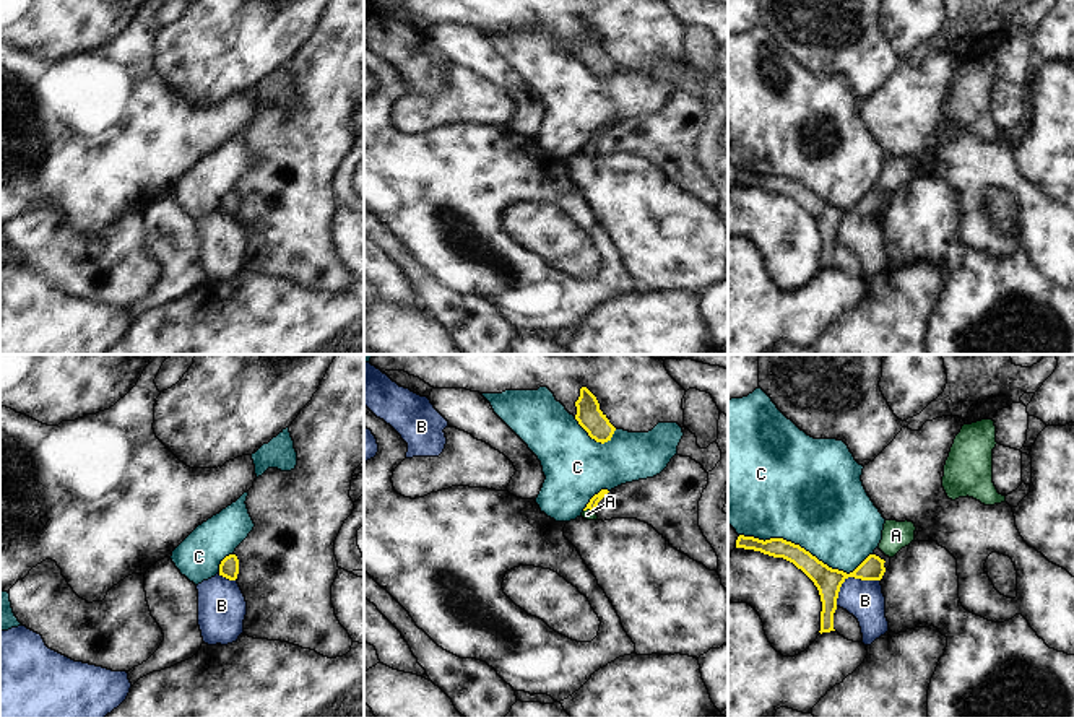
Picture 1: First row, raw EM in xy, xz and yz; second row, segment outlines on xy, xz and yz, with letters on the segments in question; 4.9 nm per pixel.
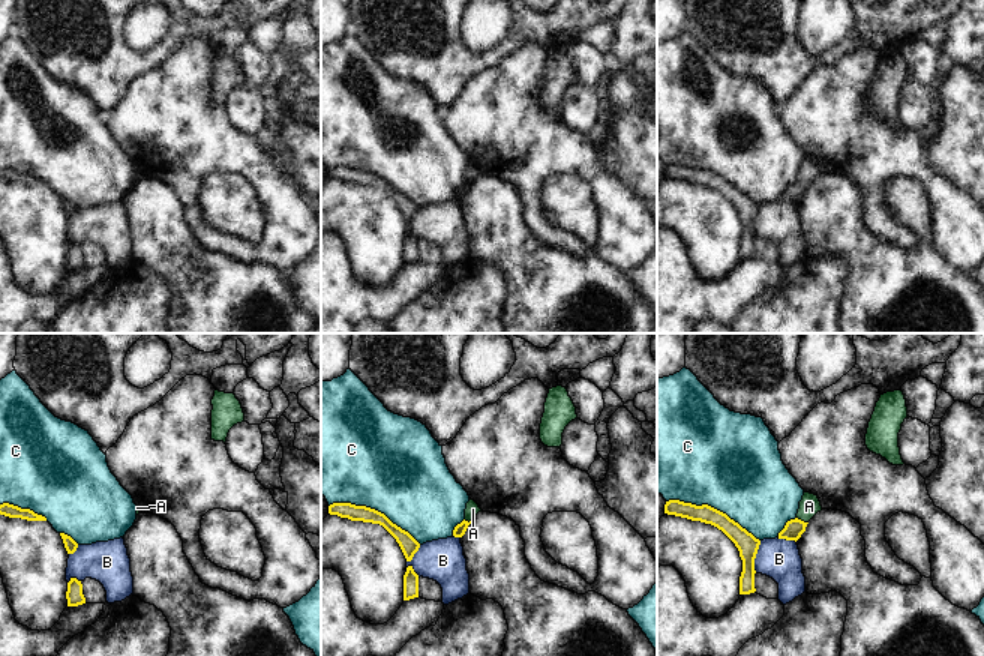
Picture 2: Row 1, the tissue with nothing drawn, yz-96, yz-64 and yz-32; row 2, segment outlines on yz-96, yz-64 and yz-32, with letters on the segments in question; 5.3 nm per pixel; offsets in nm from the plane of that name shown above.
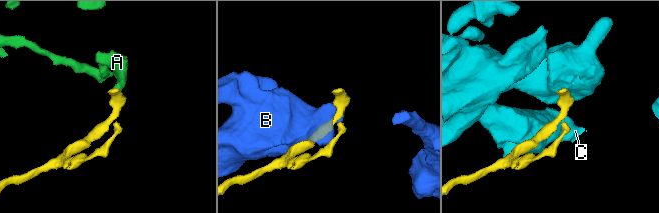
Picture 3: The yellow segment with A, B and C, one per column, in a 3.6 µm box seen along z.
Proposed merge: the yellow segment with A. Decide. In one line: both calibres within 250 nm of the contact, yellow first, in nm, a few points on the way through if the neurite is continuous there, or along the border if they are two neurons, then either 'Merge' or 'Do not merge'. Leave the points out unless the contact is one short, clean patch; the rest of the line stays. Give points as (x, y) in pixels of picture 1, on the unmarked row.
Thickness 50 nm (yellow) against 50 nm. Path across: xz (597, 134), (590, 145), (587, 150). Merge.

